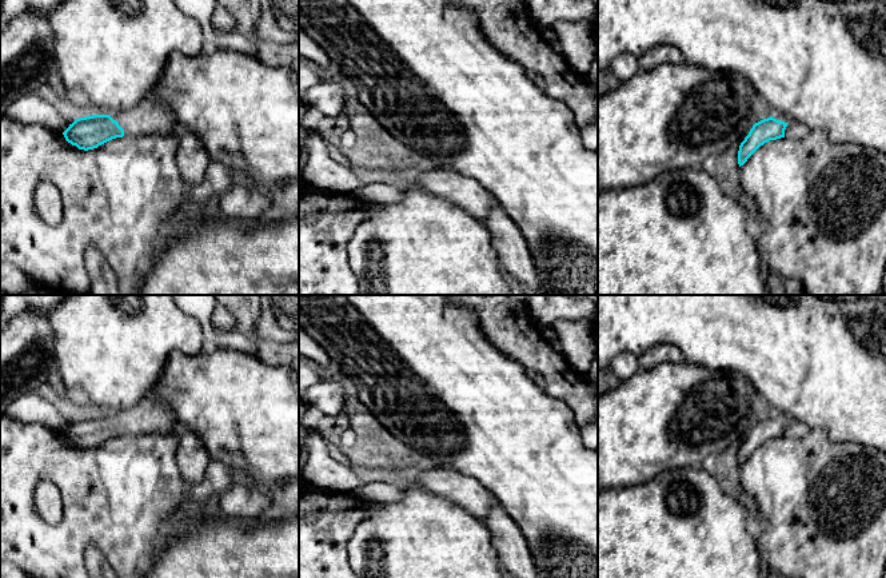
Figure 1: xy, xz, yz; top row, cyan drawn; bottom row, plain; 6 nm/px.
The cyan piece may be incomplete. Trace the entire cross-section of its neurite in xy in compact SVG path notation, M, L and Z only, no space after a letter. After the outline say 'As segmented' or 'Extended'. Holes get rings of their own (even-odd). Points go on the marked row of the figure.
M144 99L129 111L76 119L63 132L79 150L93 150L116 137L139 137L179 132L177 120L167 107Z. Extended

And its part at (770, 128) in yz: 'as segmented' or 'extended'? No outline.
extended

